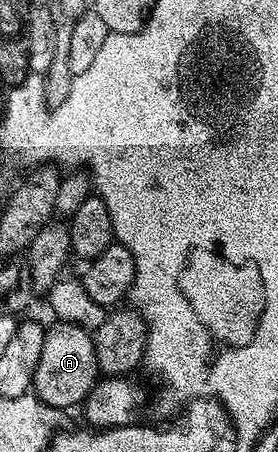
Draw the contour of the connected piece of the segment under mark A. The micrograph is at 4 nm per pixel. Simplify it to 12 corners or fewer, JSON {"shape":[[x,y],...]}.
{"shape":[[55,321],[33,393],[69,411],[100,378],[91,331]]}

